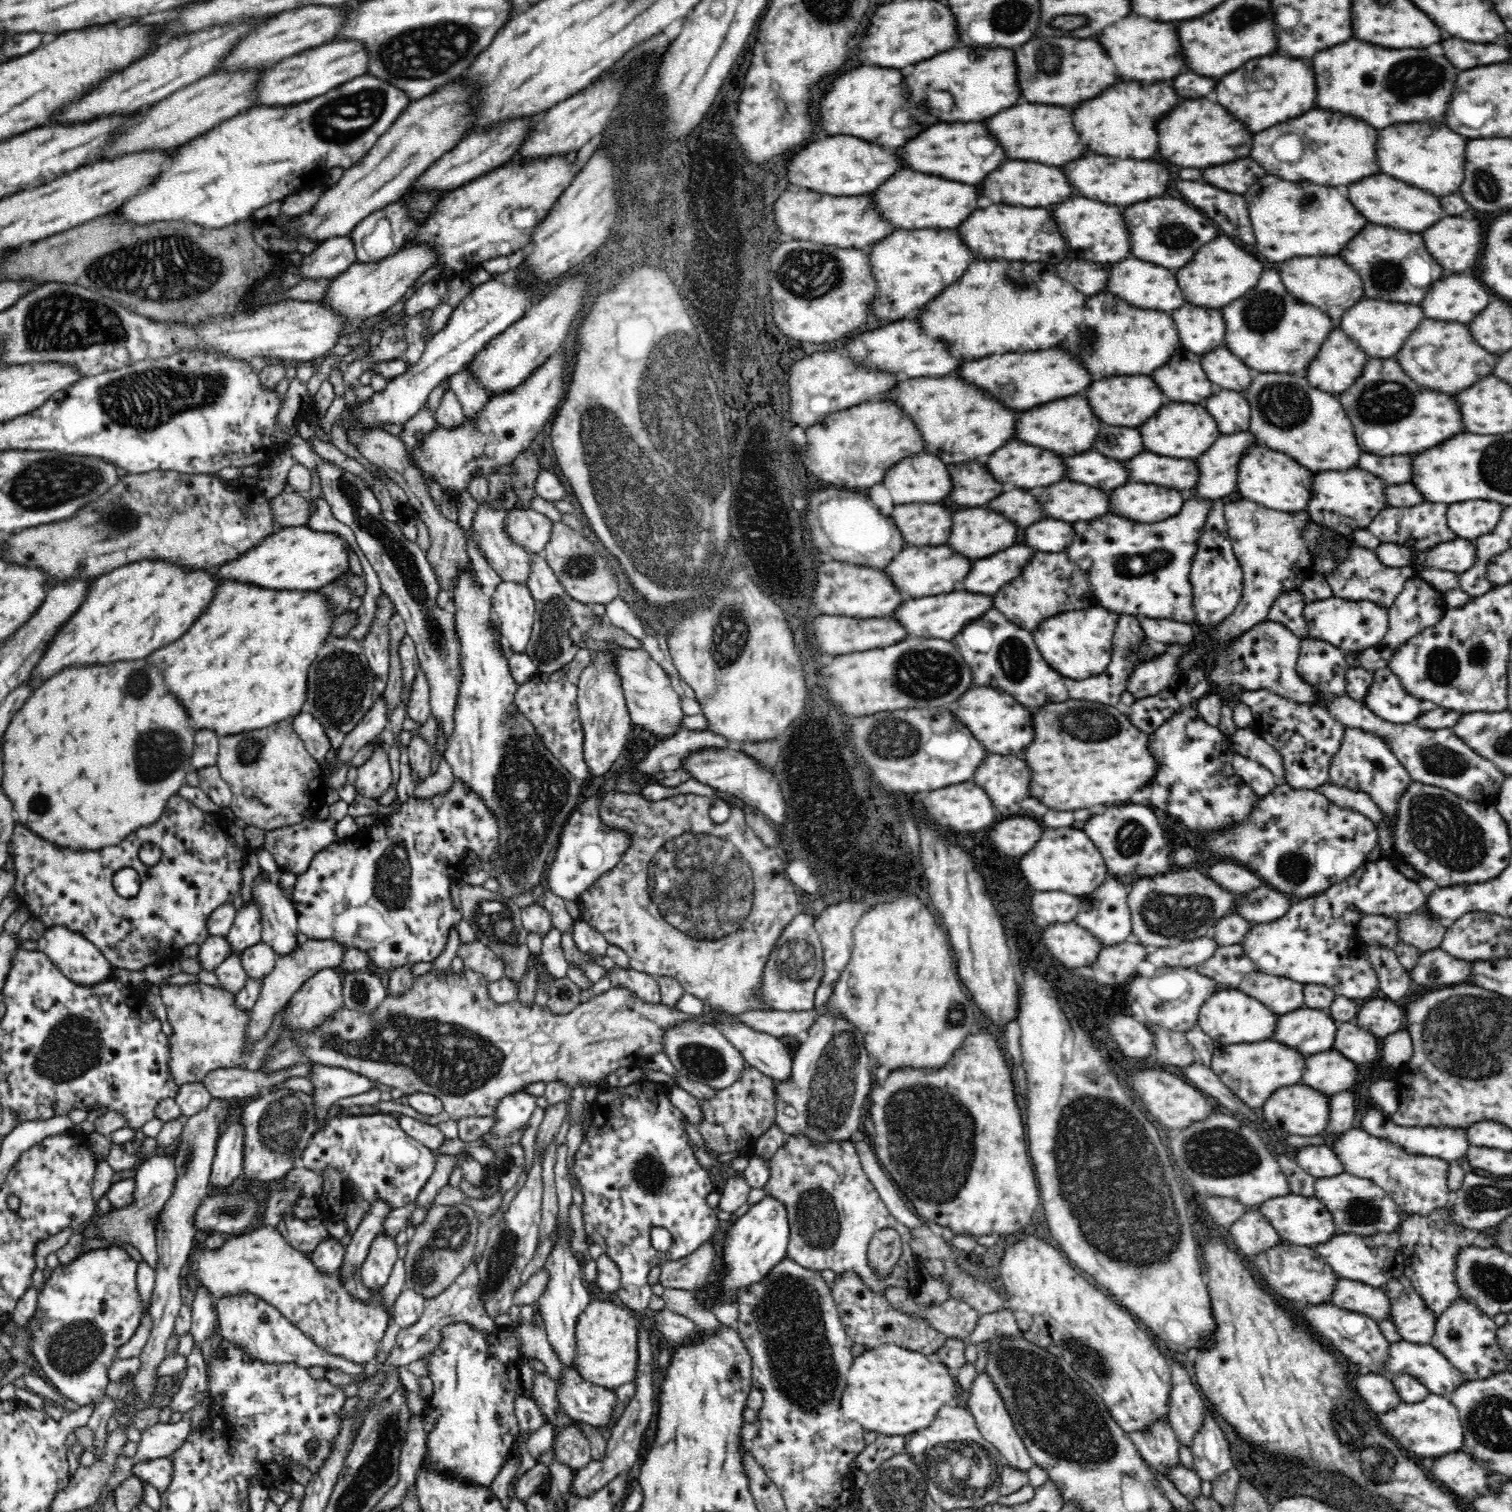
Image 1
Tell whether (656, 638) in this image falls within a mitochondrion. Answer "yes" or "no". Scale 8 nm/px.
no

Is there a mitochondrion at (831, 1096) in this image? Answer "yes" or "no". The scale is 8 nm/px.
yes

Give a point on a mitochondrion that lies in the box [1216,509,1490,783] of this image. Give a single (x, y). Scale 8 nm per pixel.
(1439, 759)

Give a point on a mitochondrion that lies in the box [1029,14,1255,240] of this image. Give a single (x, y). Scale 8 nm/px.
(1049, 63)

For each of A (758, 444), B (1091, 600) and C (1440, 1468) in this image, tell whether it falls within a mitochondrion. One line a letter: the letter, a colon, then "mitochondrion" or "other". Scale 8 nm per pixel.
A: other
B: other
C: other

